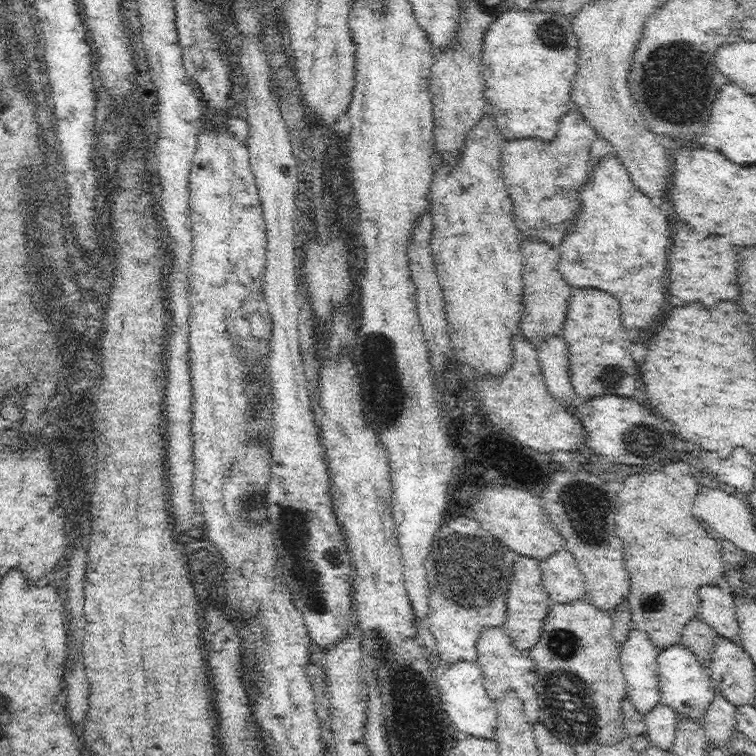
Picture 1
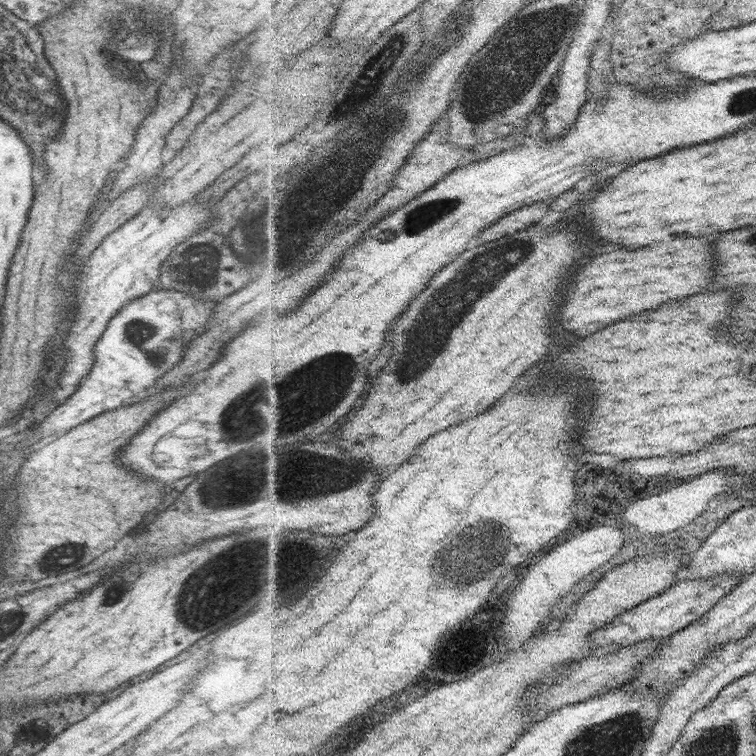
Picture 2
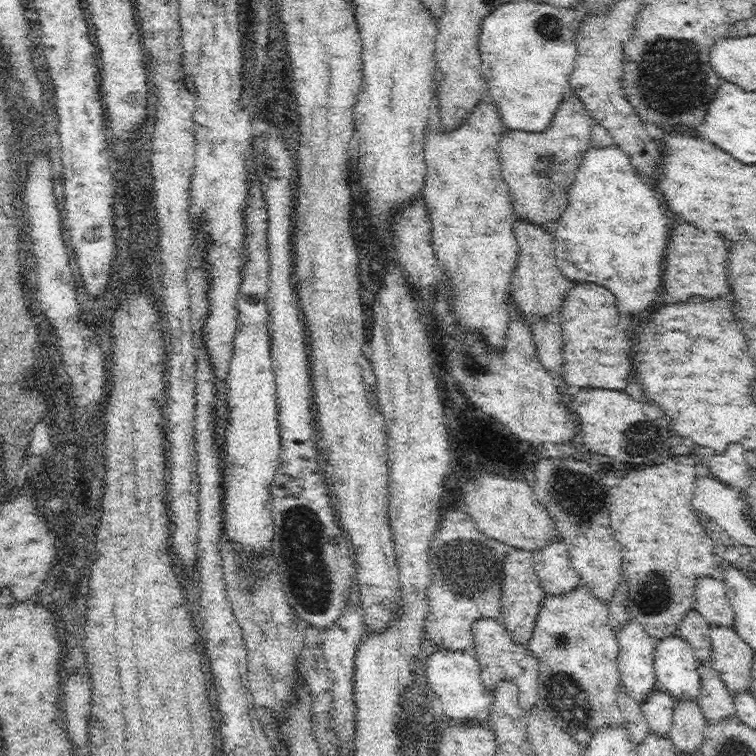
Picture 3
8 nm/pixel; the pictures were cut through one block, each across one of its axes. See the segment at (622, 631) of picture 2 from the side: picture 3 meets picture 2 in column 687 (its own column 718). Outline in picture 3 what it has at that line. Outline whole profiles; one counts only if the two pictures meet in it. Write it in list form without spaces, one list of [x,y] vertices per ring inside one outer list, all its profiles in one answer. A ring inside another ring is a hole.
[[[713,577],[702,578],[695,588],[695,610],[712,627],[734,629],[734,611],[727,595],[725,582]]]

